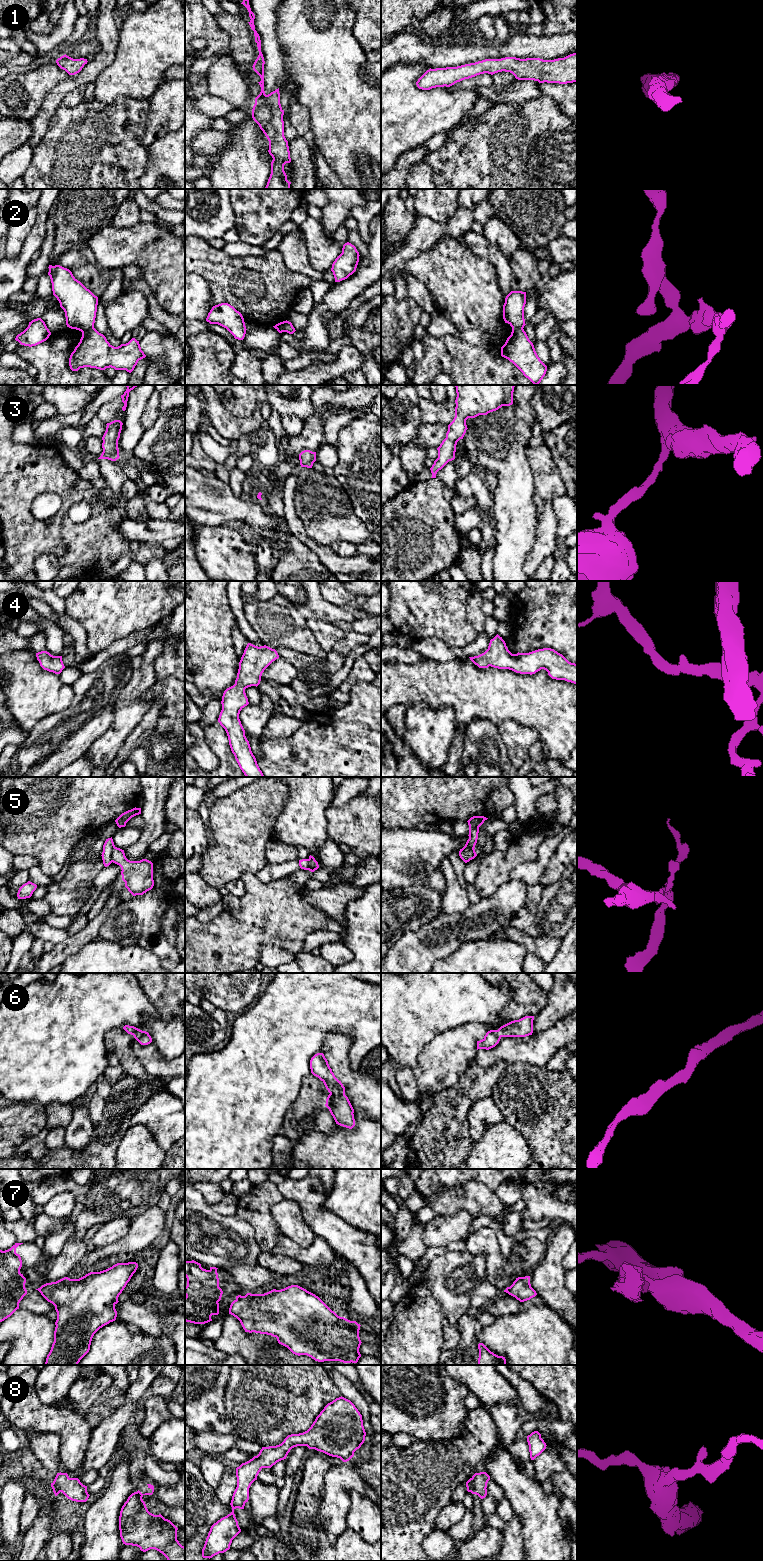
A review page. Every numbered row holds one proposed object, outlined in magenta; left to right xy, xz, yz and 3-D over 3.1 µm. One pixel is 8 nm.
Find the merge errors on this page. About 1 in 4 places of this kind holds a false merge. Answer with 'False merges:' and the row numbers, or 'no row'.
False merges: 2, 5, 7

